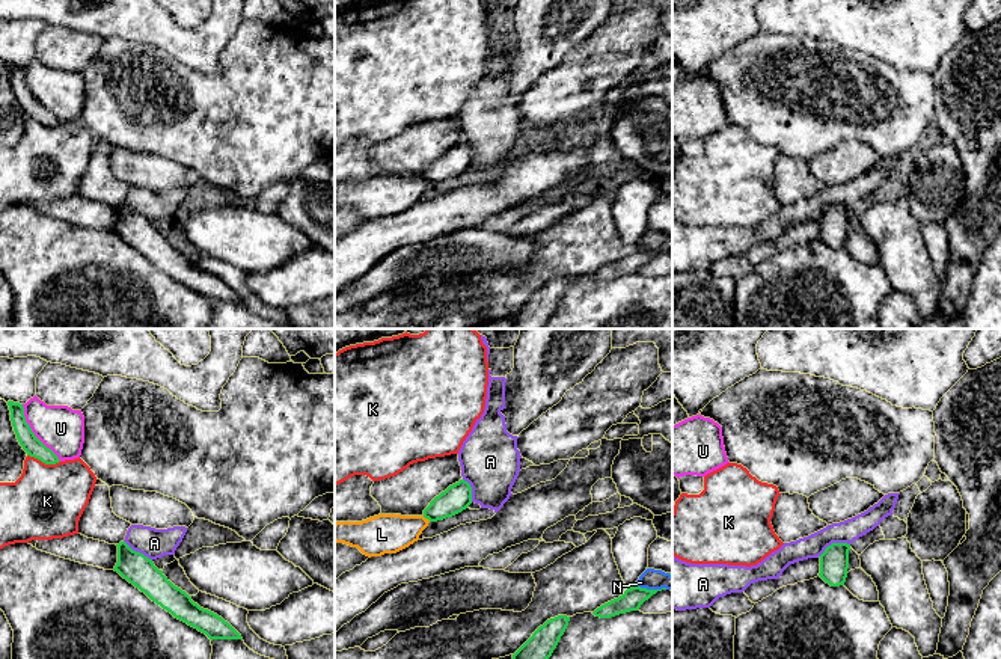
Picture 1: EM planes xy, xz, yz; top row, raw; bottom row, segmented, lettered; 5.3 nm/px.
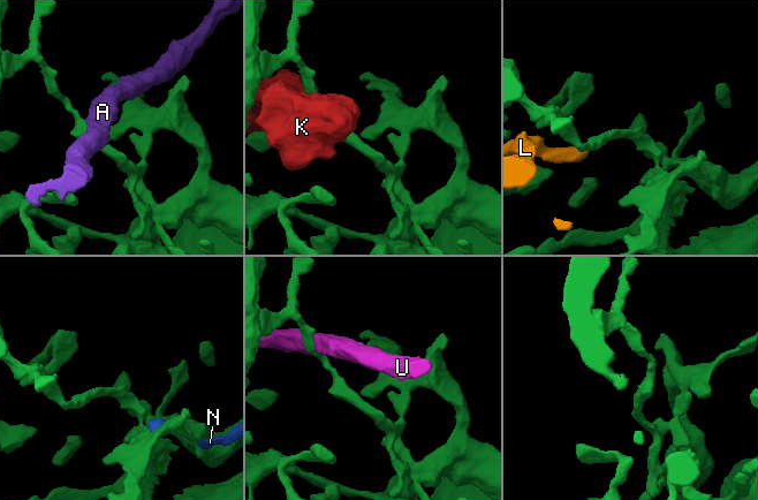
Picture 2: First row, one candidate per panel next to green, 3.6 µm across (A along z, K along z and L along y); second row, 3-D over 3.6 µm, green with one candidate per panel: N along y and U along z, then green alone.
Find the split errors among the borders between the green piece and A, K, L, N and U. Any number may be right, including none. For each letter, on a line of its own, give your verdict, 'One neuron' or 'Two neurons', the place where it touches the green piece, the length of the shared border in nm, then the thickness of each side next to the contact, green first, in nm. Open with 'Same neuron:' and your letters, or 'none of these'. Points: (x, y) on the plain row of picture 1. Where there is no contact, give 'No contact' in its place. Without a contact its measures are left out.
Same neuron: none of these
A: Two neurons. Touches green at yz (834, 205). Shared border 180 nm. Thickness 160 nm (green) against 120 nm
K: Two neurons. Touches green at xy (44, 124). Shared border 180 nm. Thickness 100 nm (green) against 400 nm
L: Two neurons. Touches green at xz (427, 180). Shared border 50 nm. Thickness 150 nm (green) against 200 nm
N: Two neurons. Touches green at xz (652, 252). Shared border 180 nm. Thickness 120 nm (green) against 110 nm
U: Two neurons. Touches green at xy (33, 95). Shared border 360 nm. Thickness 100 nm (green) against 240 nm

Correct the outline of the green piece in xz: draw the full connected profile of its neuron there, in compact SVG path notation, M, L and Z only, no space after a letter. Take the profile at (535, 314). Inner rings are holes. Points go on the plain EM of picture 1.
M558 277L540 288L513 317L514 329L543 329L556 311L570 279Z

